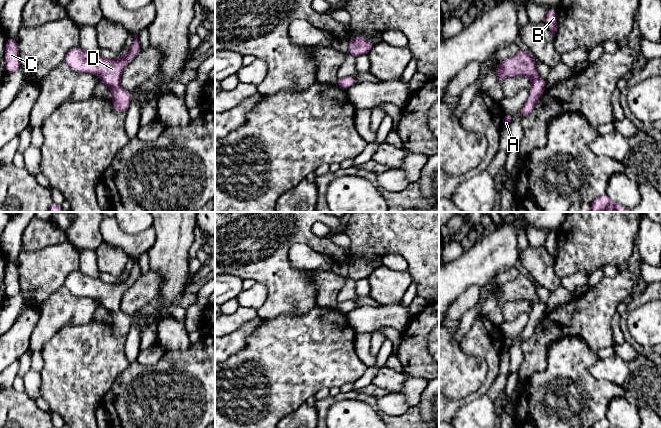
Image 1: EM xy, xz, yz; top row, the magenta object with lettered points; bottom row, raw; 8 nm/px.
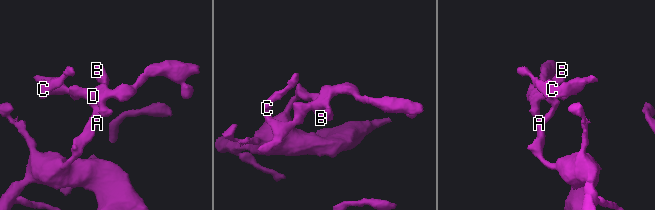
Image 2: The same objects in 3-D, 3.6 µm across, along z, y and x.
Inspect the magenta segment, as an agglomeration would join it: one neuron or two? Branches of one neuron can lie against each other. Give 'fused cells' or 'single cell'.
single cell

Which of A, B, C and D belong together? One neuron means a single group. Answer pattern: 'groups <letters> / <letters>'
groups A B C D

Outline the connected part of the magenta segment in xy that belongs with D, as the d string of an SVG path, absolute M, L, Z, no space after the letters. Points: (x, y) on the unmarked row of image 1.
M133 258L133 260L134 265L129 276L125 279L118 279L116 283L105 283L100 278L89 277L78 270L68 275L64 285L75 296L98 300L101 306L111 314L113 332L121 336L127 336L133 320L124 315L120 309L122 296L141 276L138 258Z

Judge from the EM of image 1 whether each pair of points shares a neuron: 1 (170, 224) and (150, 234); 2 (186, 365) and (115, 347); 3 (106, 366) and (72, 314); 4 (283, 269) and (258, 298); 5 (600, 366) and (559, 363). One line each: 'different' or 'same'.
1: different
2: different
3: different
4: different
5: different

